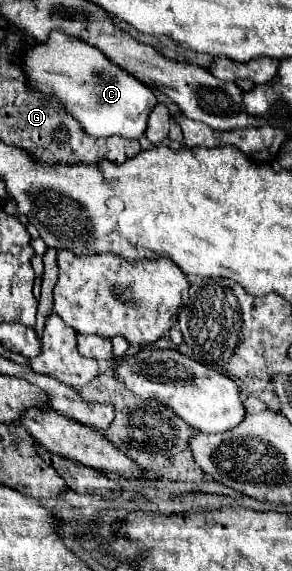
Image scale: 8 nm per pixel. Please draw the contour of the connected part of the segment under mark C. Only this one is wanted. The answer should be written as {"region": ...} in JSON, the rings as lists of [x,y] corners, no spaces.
{"region":[[[52,31],[48,43],[38,43],[36,47],[32,47],[32,51],[24,51],[24,71],[28,75],[28,83],[36,85],[38,91],[44,91],[44,95],[56,95],[92,137],[120,135],[126,139],[140,139],[146,131],[148,115],[156,105],[156,95],[148,87],[140,85],[138,79],[132,79],[132,75],[120,71],[120,67],[116,67],[102,51],[90,47],[82,39],[68,37],[60,31]]]}

